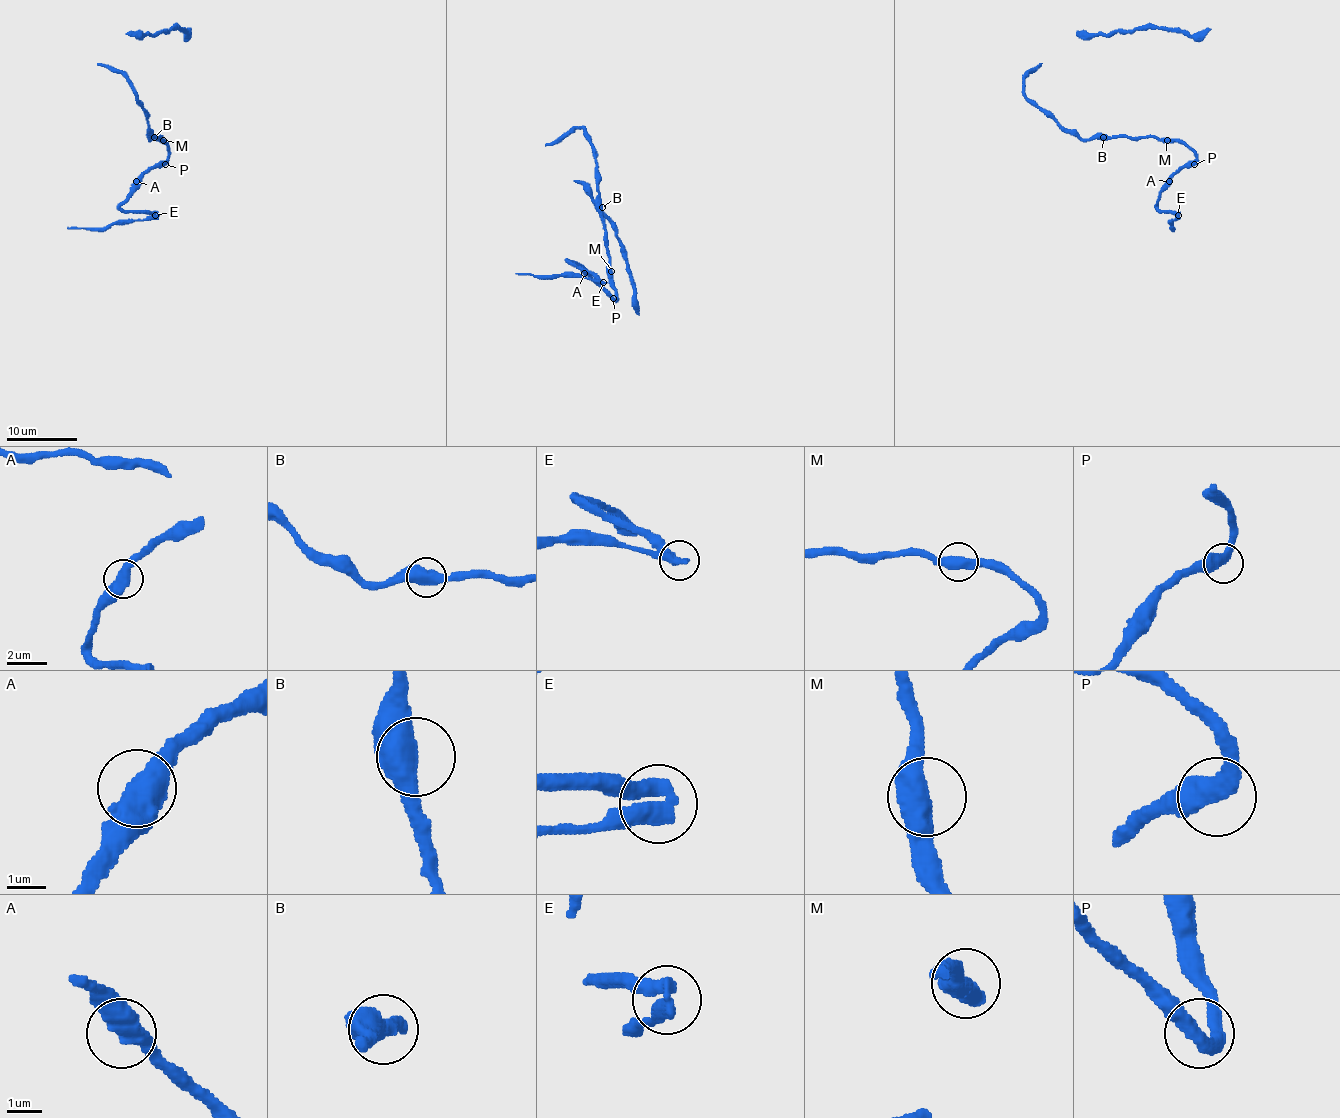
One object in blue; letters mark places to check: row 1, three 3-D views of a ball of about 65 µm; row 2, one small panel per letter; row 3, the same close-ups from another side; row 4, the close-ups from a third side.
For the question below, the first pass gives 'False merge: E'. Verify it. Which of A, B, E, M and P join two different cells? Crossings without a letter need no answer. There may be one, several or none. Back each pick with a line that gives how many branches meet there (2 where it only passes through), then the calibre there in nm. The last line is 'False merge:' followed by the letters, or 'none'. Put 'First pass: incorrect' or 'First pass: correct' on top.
First pass: correct
E: branches 2; calibre 420 nm
False merge: E

